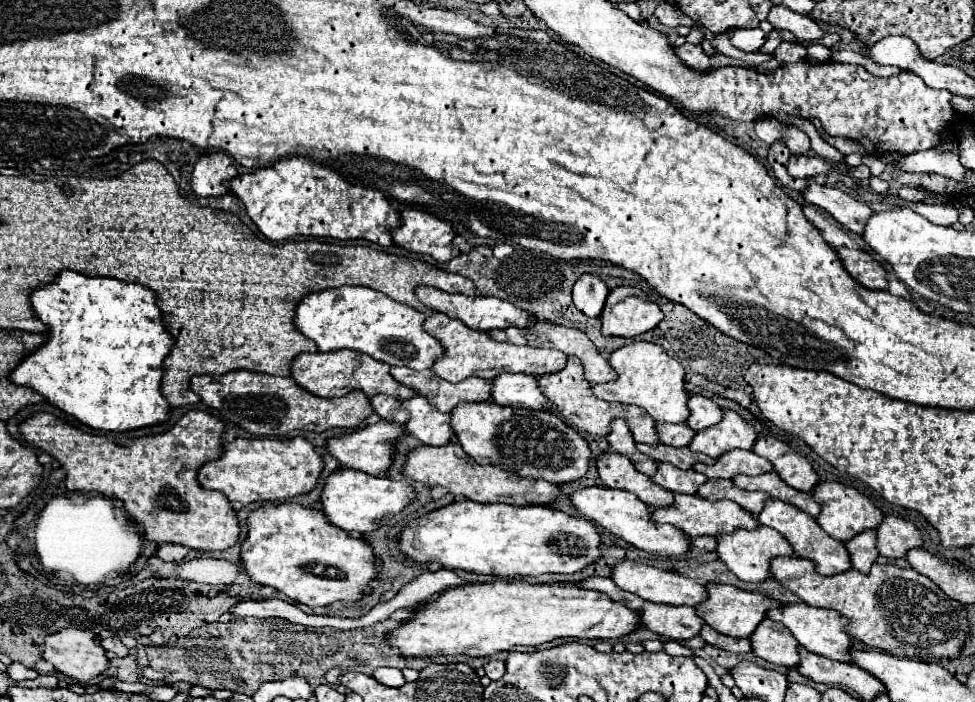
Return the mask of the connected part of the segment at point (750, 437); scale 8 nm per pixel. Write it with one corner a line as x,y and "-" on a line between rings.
722,410
724,418
706,430
696,432
696,436
690,442
690,450
708,454
710,458
718,458
728,450
742,448
750,450
754,440
756,440
756,430
746,424
738,412
734,410

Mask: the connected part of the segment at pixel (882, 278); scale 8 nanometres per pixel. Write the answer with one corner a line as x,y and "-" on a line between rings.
842,246
838,248
838,254
850,276
854,276
854,280
858,280
862,286
872,290
888,288
884,264
874,260
866,250
852,250

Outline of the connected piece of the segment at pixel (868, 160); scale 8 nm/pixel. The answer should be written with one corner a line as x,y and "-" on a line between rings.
865,155
862,157
862,163
870,168
872,176
879,176
886,167
886,164
876,156

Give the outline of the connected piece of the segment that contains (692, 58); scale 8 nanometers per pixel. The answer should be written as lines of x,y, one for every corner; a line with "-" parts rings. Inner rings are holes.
682,44
676,48
676,54
680,56
680,60
694,68
694,70
708,70
710,68
710,58
706,56
706,52
702,50
700,44

